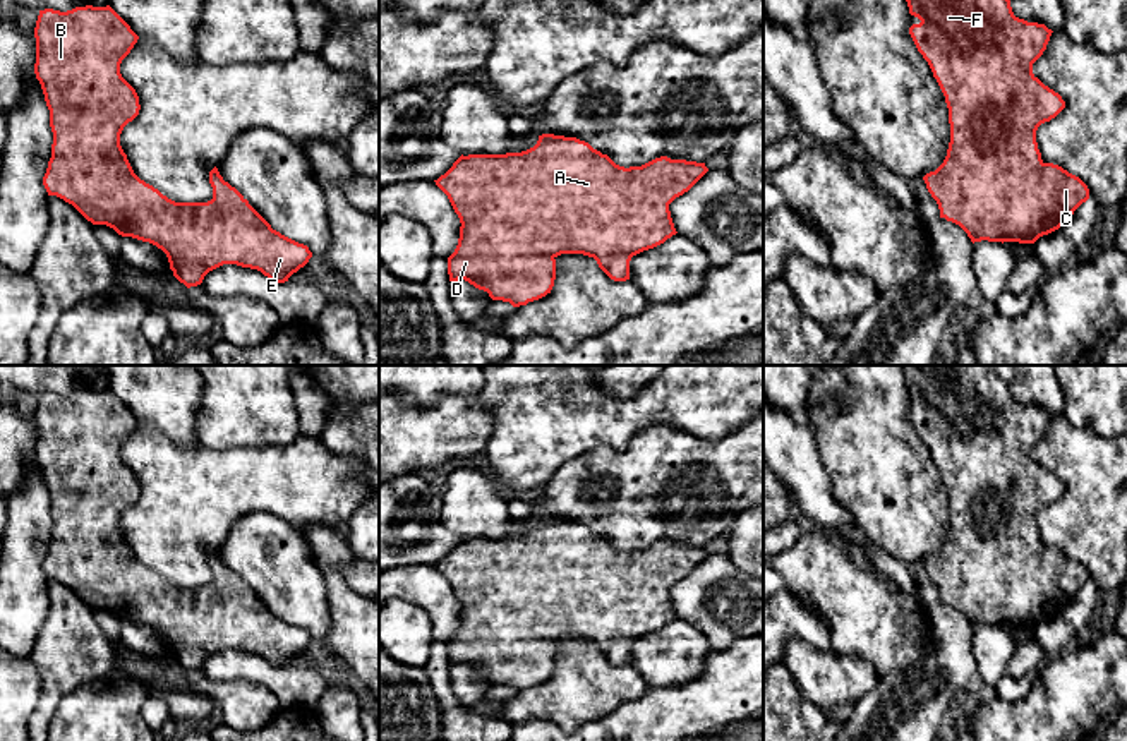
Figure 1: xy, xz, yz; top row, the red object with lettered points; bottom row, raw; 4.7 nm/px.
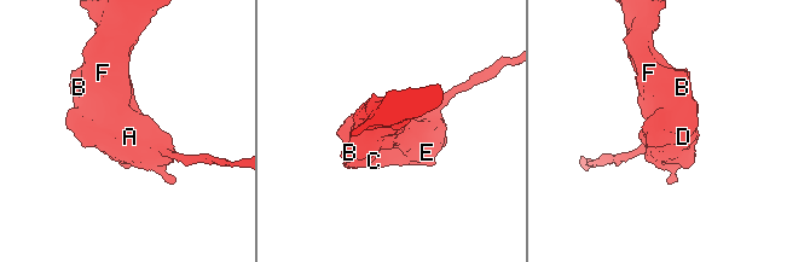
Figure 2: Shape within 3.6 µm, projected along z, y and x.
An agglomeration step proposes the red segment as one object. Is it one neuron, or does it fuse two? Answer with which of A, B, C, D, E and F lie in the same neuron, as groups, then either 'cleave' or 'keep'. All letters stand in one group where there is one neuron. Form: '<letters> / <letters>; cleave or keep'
A B C D E F; keep

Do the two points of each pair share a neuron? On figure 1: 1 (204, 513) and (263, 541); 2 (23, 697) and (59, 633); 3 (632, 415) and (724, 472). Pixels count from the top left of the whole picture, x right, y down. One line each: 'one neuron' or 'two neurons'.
1: two neurons
2: two neurons
3: two neurons

